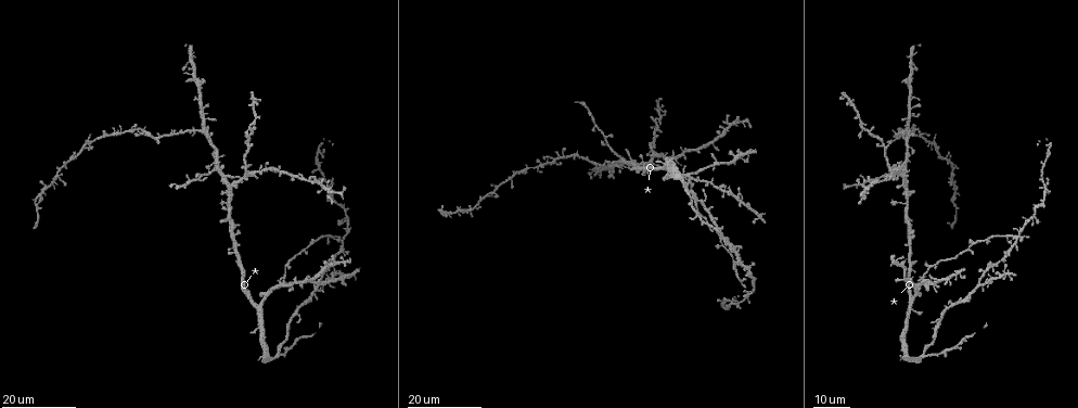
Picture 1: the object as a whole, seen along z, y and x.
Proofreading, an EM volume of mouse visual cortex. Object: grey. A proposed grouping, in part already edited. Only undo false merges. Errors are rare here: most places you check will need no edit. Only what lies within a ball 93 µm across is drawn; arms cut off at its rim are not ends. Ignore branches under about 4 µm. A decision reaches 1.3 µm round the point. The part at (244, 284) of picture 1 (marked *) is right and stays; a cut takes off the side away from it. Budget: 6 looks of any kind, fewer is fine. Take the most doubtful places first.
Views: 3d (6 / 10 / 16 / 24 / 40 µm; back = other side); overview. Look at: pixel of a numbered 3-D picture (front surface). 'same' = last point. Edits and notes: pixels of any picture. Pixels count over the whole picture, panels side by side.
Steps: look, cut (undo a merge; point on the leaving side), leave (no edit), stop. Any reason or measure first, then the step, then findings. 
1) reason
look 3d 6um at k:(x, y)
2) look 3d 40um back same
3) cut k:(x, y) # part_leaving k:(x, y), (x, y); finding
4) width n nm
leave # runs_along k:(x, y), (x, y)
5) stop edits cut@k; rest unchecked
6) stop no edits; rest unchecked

three-way junction
look 3d 24um at 1:(213, 168)

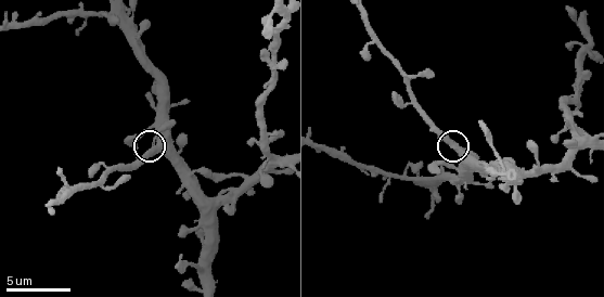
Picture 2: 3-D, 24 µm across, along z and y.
look 3d 10um at 2:(154, 144)

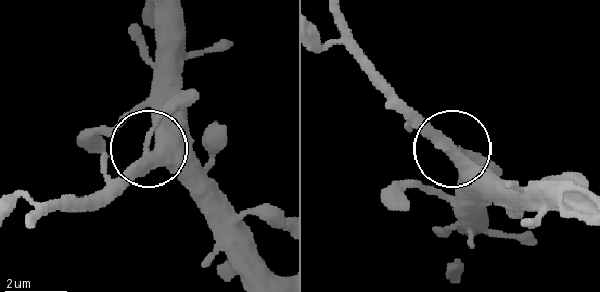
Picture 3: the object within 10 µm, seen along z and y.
width 330 nm
leave # runs_along 3:(570, 214), (508, 199), (394, 92); one cell here

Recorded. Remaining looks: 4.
two arms in line, one across
look 3d 16um at 1:(943, 310)

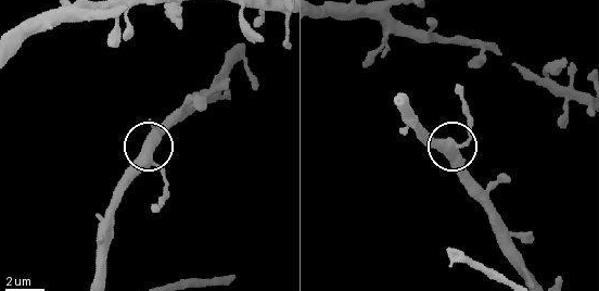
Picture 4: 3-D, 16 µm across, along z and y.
look 3d 6um at 4:(454, 145)

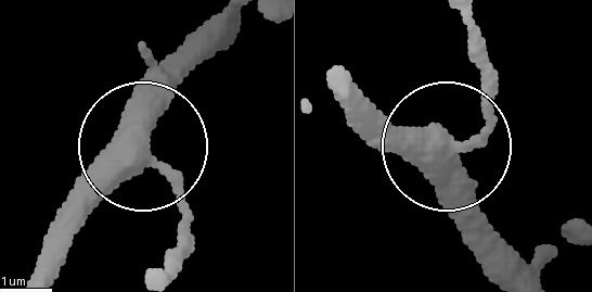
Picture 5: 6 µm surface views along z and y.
leave # runs_along 5:(41, 273), (80, 207), (141, 152), (192, 242); continuous, no second cell

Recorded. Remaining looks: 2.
small branch off a trunk
look 3d 16um at 1:(728, 125)

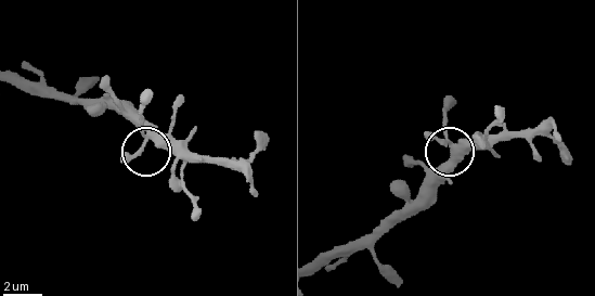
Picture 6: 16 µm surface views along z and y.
look 3d 6um at 6:(150, 139)

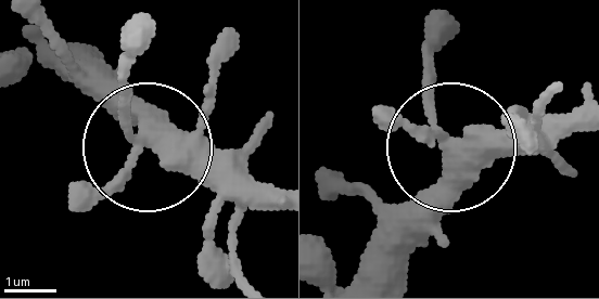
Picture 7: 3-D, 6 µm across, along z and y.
leave # runs_along 7:(357, 273), (448, 169), (435, 18); all the same cell

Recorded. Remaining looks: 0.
stop no edits; rest unchecked

